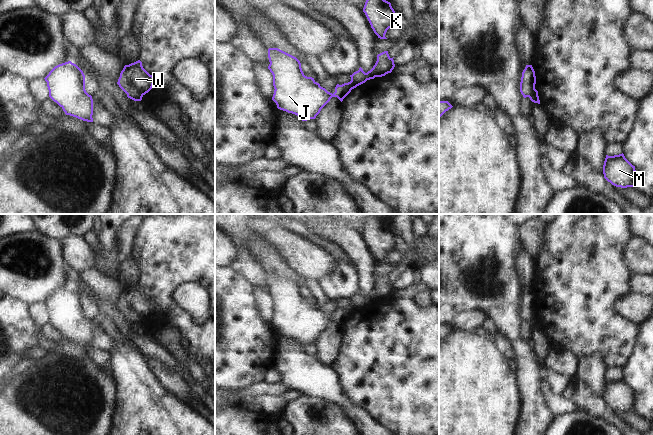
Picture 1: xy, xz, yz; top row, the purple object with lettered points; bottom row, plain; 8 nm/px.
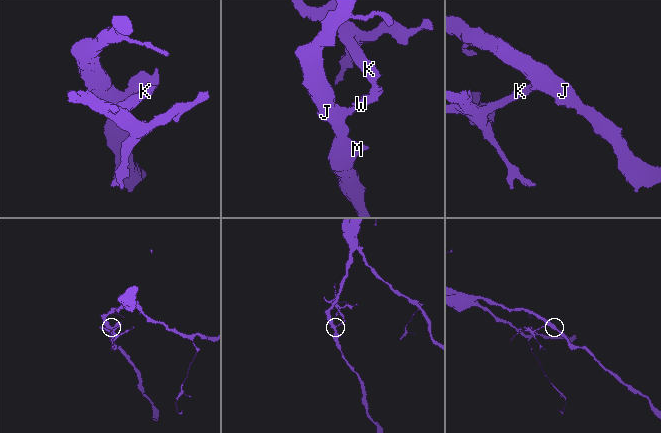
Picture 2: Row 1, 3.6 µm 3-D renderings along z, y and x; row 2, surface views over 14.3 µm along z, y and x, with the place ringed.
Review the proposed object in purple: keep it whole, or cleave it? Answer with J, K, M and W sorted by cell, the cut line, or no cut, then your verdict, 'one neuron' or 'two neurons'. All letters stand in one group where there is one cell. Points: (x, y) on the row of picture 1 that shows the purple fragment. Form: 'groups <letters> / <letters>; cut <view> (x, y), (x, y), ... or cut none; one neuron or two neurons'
groups J M / K W; cut yz (535, 89), (528, 96); two neurons

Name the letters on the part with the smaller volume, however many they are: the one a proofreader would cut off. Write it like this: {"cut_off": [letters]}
{"cut_off": ["K", "W"]}

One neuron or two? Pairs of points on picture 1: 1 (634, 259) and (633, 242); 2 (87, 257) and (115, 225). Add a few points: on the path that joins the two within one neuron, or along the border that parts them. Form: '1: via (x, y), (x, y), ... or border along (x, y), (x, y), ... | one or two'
1: via (634, 255), (634, 246) | one
2: border along (95, 252), (96, 264), (93, 268) | two

